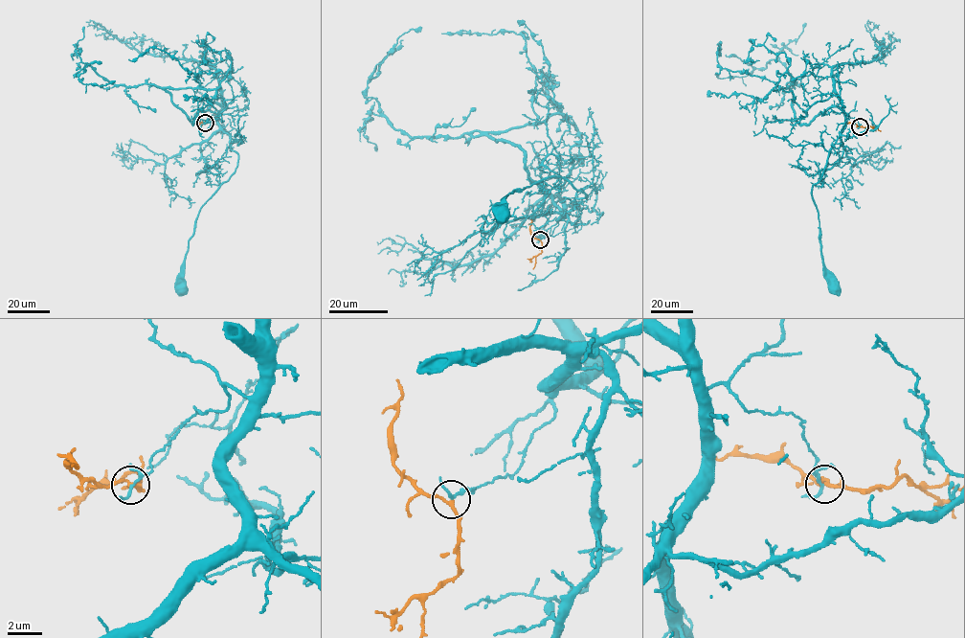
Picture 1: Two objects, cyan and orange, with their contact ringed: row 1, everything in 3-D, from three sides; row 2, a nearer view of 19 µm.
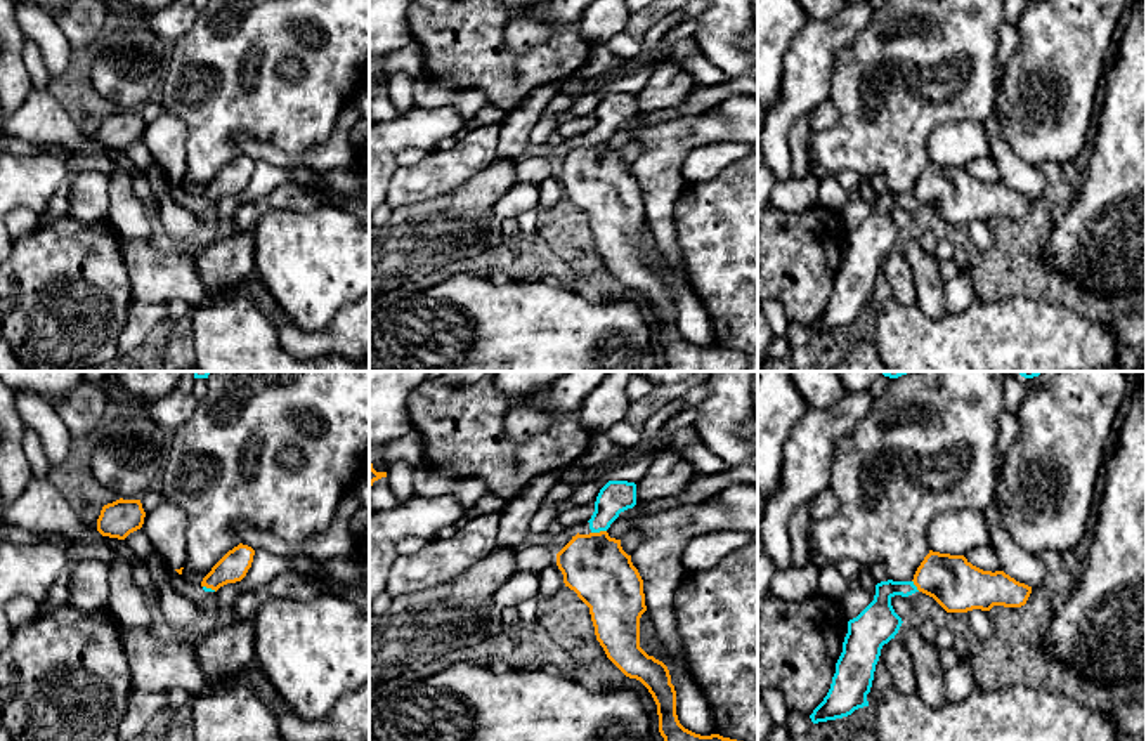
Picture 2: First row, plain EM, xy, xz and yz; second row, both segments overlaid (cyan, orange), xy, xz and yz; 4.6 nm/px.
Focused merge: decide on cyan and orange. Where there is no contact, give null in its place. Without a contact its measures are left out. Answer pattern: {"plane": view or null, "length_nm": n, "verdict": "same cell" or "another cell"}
{"plane": "xz", "length_nm": 70, "verdict": "another cell"}

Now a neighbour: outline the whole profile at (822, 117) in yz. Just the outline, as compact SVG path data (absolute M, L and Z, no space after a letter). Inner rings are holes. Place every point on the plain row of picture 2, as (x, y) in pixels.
M830 101L815 106L810 113L813 132L829 130L837 123L837 111Z

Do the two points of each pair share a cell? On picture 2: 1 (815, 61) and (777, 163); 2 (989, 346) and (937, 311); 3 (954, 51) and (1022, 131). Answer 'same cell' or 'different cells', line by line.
1: same cell
2: different cells
3: different cells

